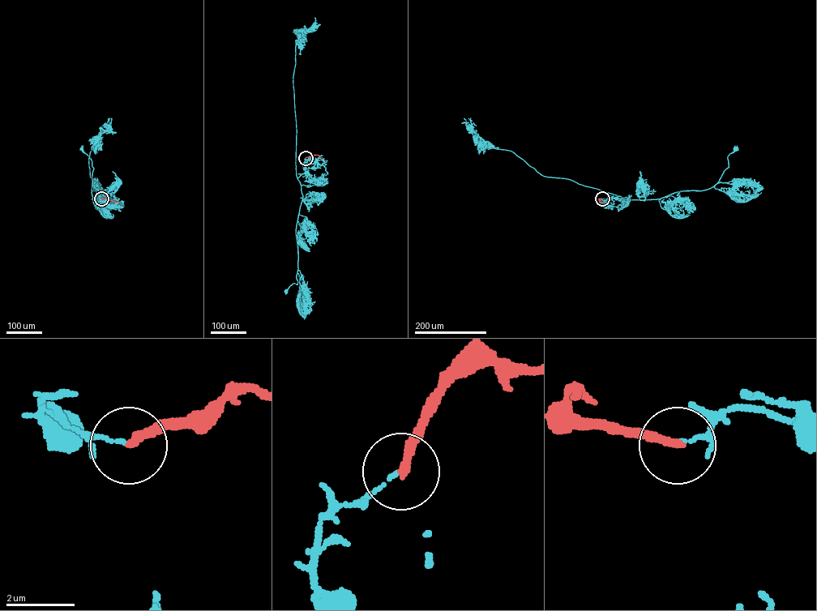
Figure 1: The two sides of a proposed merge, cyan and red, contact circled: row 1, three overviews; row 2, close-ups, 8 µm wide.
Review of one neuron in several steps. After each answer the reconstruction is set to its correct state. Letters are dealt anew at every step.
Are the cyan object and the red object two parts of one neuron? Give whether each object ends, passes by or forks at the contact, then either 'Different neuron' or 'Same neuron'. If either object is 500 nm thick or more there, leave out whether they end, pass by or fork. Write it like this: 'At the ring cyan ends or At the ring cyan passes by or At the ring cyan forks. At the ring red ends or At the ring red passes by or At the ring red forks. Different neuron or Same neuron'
At the ring cyan ends. At the ring red ends. Different neuron

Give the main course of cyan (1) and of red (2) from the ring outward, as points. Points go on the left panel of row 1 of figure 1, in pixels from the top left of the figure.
1: (100, 198), (96, 196), (93, 198), (99, 199), (95, 199), (91, 194), (93, 168), (91, 159), (82, 148)
2: (101, 198), (119, 202)

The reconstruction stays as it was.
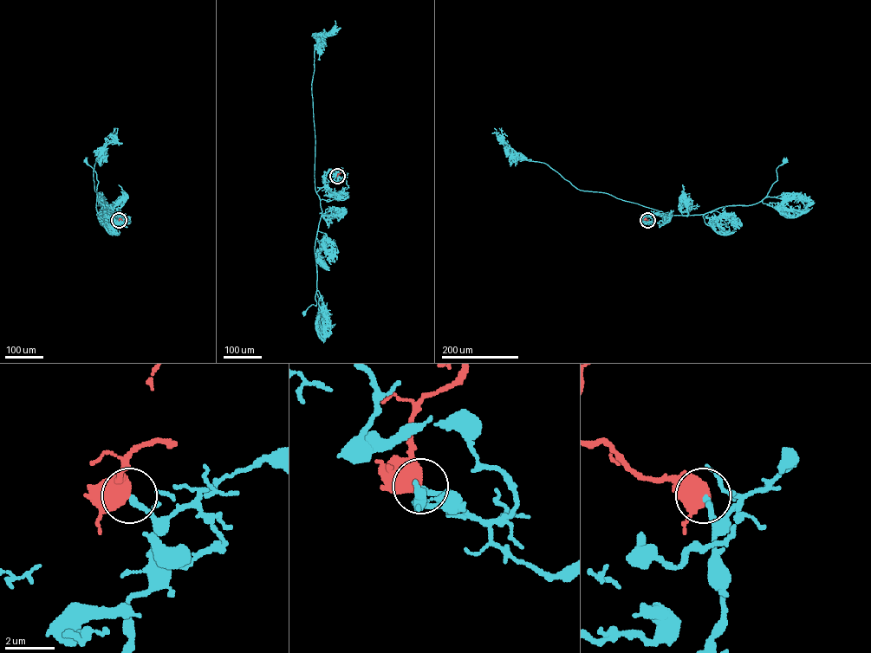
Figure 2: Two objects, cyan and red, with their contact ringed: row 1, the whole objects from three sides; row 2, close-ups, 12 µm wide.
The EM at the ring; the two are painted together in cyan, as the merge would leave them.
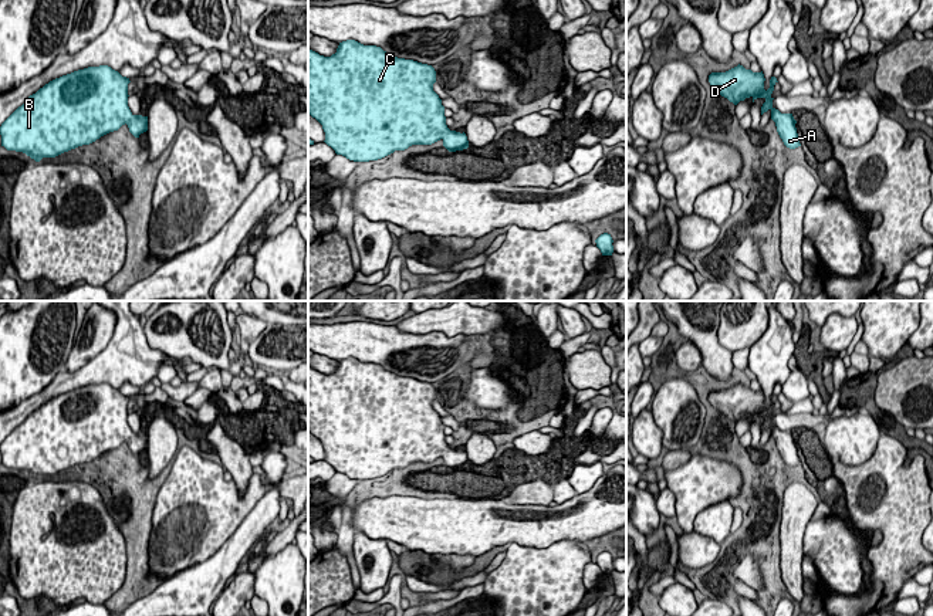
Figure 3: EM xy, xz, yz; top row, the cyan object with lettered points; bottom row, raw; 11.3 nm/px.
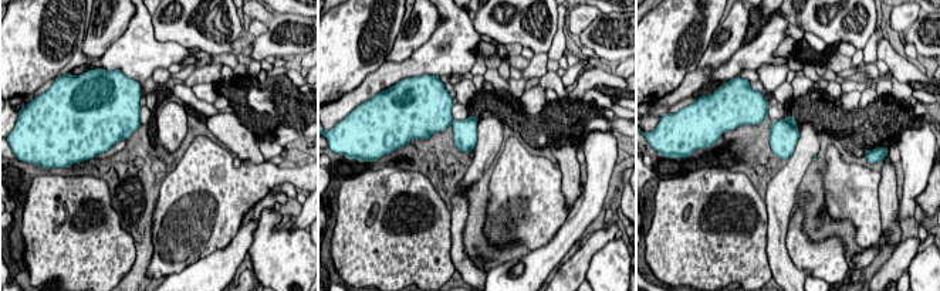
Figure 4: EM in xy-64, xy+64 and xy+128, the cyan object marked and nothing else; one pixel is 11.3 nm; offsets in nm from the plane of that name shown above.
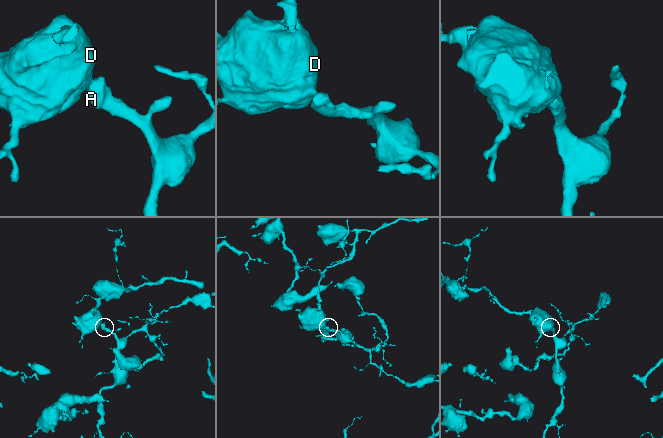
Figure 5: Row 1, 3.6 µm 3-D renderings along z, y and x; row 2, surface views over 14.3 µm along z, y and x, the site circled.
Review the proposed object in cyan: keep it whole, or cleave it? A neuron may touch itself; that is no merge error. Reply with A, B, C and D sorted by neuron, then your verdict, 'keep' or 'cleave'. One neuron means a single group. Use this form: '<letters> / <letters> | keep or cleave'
A B C D | keep

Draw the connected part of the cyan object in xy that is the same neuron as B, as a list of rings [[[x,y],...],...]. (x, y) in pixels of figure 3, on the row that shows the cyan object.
[[[108,65],[55,78],[1,123],[1,146],[40,162],[89,145],[125,123],[139,138],[148,131],[148,116],[131,112],[129,82]]]

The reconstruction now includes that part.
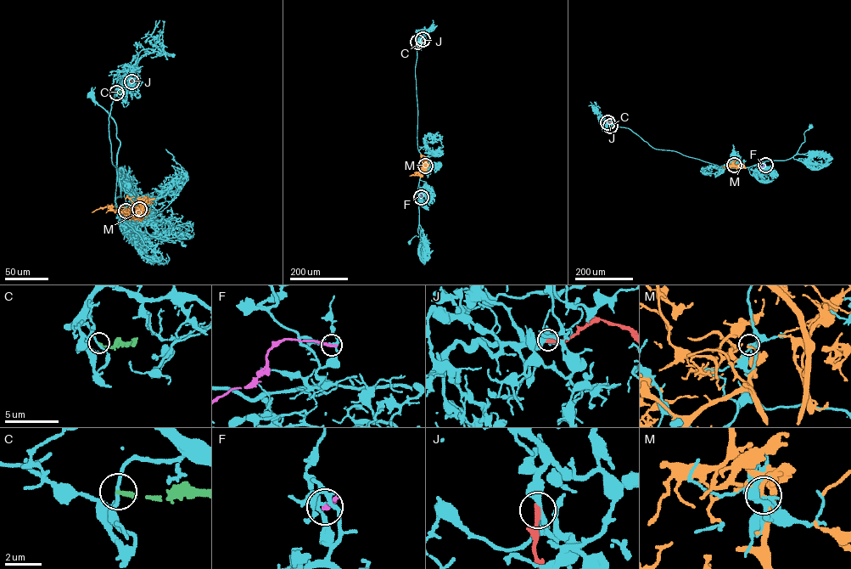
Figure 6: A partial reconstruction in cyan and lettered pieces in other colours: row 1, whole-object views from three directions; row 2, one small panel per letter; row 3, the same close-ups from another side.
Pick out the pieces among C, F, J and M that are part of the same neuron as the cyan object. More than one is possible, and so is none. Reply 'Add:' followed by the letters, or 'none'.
Add: none

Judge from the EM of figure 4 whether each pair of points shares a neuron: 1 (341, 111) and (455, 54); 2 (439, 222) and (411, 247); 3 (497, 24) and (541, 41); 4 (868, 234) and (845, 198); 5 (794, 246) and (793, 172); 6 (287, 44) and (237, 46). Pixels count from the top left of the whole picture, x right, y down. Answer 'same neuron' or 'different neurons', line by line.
1: same neuron
2: same neuron
3: same neuron
4: same neuron
5: different neurons
6: same neuron

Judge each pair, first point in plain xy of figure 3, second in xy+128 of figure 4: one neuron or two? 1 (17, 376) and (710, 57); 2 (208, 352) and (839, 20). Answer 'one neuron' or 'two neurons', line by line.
1: two neurons
2: one neuron

